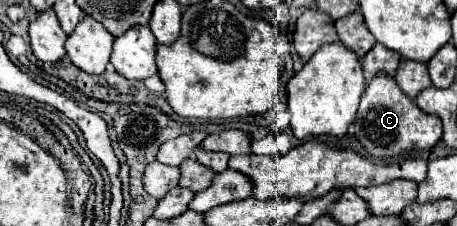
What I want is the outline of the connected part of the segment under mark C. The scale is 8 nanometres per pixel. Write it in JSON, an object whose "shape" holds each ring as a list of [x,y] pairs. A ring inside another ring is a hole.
{"shape":[[[377,75],[367,85],[357,111],[357,119],[353,123],[353,135],[375,159],[393,159],[409,155],[411,151],[433,149],[441,139],[441,131],[441,119],[421,111],[415,101],[403,95],[397,81],[387,75]]]}

